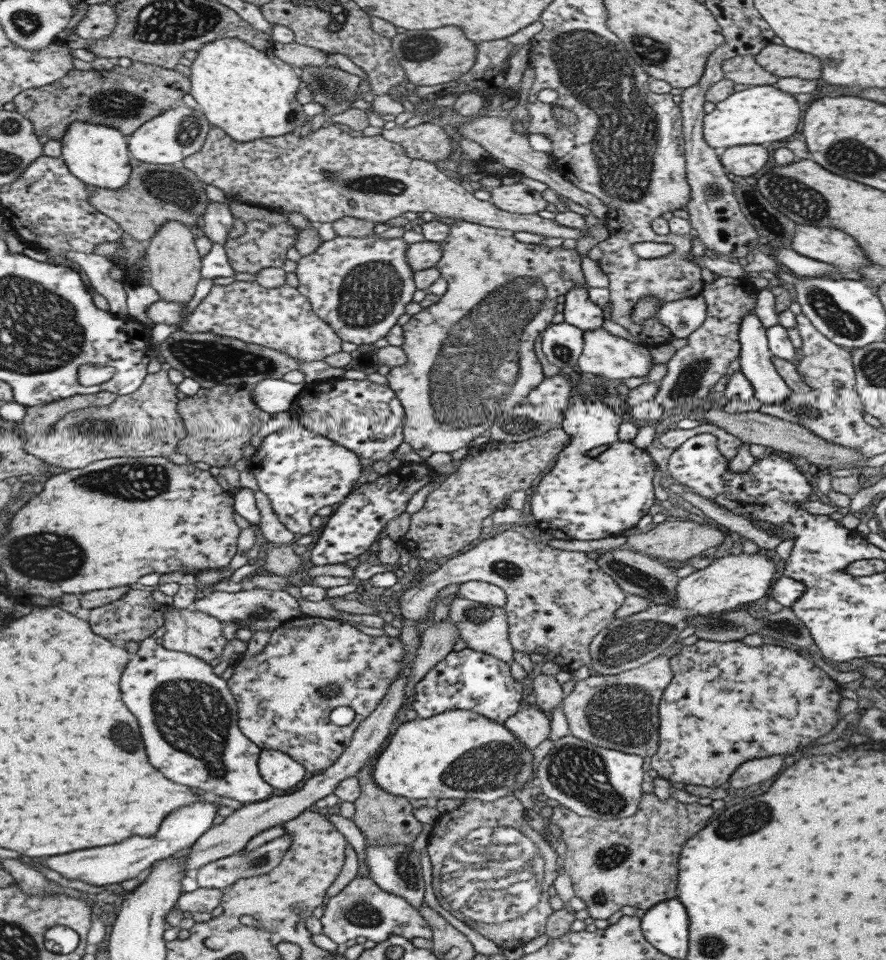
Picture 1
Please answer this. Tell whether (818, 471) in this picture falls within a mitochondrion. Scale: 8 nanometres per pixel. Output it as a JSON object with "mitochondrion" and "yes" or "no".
{"mitochondrion":"no"}

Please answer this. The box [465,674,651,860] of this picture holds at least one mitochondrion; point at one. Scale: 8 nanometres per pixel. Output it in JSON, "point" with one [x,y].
{"point":[578,771]}

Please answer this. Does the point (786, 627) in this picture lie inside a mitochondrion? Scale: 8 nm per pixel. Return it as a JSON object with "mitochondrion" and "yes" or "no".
{"mitochondrion":"yes"}

